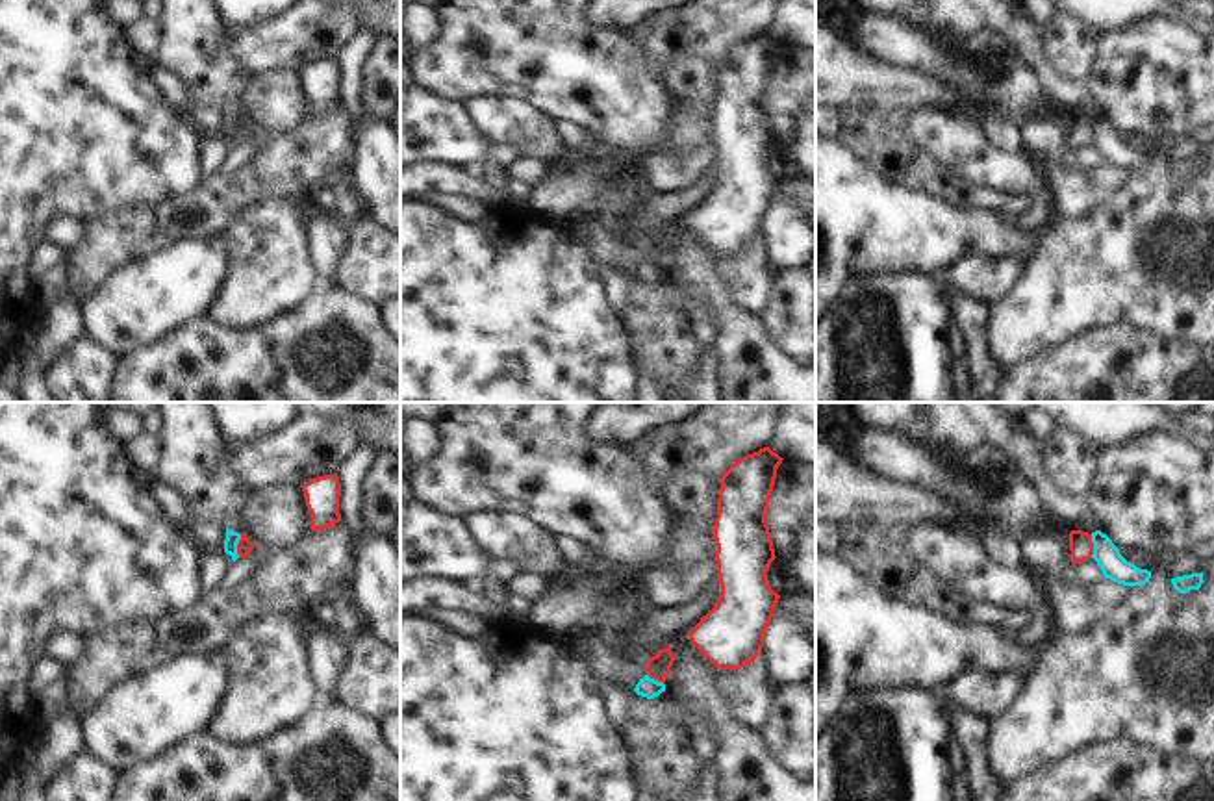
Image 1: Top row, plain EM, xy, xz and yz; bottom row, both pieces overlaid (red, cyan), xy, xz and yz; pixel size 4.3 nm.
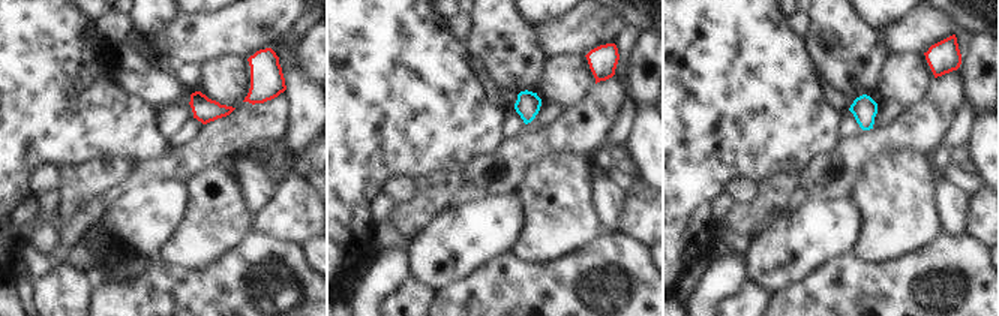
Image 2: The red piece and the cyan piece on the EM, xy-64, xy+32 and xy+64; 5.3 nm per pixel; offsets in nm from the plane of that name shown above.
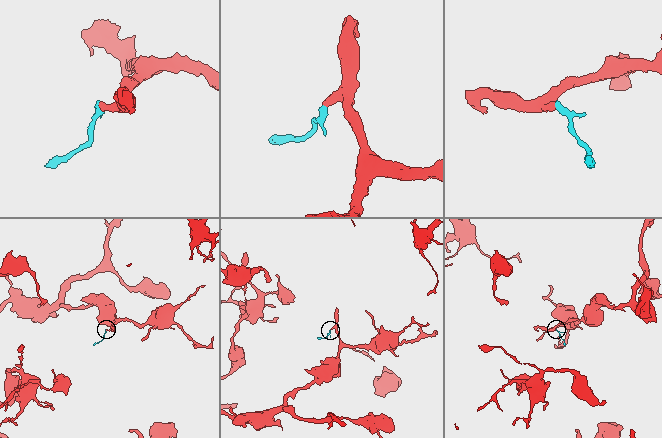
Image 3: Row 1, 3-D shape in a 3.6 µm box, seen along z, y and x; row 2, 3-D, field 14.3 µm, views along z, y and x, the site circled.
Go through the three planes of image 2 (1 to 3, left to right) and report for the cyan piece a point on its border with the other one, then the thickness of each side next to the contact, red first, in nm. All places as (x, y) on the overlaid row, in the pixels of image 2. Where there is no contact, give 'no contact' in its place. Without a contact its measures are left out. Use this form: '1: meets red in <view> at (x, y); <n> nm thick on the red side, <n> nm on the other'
1: no contact
2: no contact
3: no contact

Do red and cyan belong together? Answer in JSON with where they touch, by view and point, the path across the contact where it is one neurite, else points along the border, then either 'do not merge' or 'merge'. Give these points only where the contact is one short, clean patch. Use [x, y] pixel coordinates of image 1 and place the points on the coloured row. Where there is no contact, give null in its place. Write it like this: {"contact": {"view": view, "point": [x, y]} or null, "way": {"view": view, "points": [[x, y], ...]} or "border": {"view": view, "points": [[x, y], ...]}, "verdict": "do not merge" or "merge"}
{"contact": {"view": "xy", "point": [238, 546]}, "border": {"view": "xy", "points": [[241, 534], [238, 557]]}, "verdict": "do not merge"}

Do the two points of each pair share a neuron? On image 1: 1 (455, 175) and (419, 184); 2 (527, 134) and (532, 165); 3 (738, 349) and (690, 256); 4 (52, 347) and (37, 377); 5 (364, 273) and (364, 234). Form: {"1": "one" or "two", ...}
{"1": "one", "2": "two", "3": "one", "4": "one", "5": "one"}

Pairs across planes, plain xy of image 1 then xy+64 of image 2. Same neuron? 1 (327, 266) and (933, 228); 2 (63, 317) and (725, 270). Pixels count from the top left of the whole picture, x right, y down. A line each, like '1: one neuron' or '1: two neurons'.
1: two neurons
2: one neuron

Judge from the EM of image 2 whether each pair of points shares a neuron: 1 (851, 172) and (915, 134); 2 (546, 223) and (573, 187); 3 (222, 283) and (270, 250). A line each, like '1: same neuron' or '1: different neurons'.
1: same neuron
2: same neuron
3: same neuron

